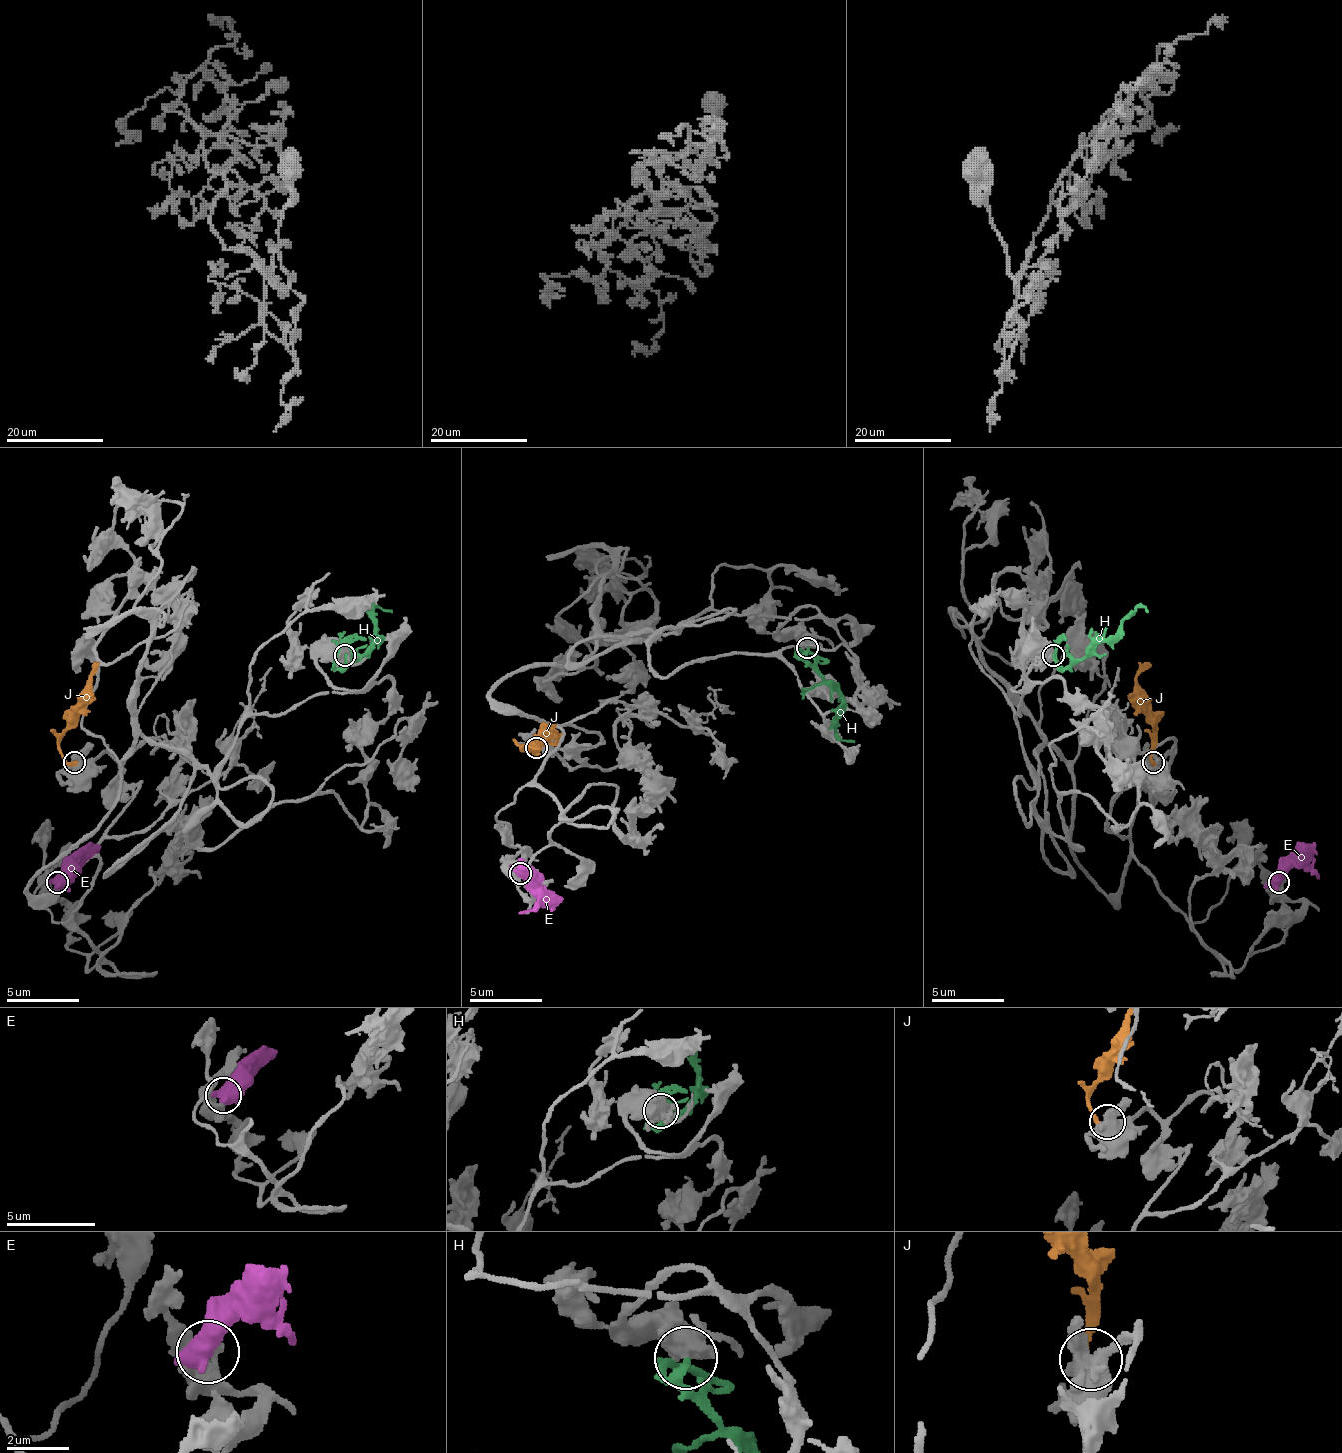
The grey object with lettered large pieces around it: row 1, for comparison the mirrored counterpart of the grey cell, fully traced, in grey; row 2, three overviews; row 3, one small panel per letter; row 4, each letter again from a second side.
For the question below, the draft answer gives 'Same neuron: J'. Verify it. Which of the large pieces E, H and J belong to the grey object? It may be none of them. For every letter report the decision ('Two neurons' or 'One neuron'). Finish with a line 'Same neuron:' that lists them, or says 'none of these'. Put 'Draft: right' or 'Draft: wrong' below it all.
E: Two neurons
H: Two neurons
J: One neuron
Same neuron: J
Draft: right

